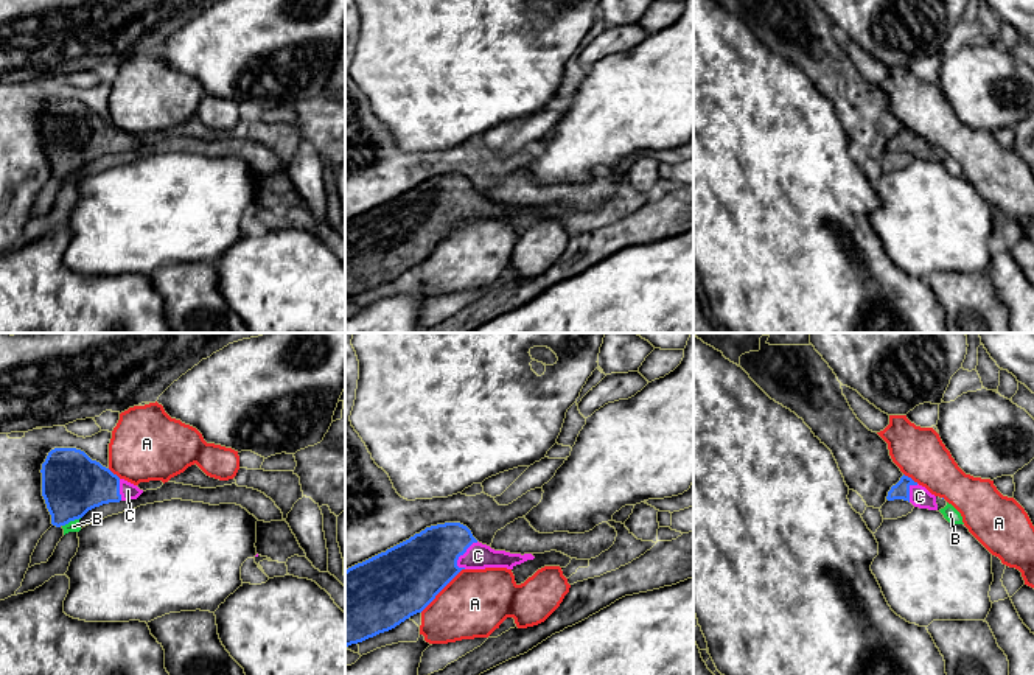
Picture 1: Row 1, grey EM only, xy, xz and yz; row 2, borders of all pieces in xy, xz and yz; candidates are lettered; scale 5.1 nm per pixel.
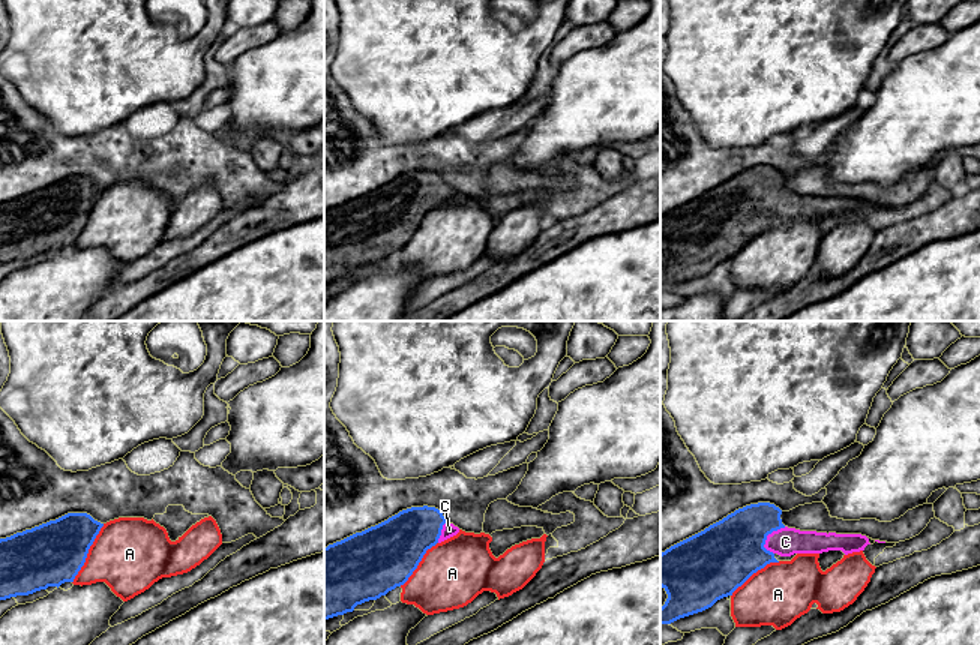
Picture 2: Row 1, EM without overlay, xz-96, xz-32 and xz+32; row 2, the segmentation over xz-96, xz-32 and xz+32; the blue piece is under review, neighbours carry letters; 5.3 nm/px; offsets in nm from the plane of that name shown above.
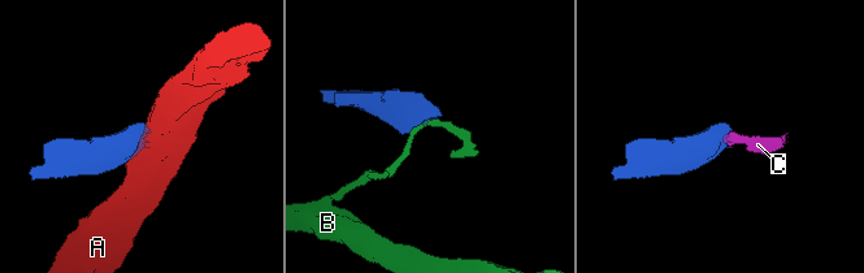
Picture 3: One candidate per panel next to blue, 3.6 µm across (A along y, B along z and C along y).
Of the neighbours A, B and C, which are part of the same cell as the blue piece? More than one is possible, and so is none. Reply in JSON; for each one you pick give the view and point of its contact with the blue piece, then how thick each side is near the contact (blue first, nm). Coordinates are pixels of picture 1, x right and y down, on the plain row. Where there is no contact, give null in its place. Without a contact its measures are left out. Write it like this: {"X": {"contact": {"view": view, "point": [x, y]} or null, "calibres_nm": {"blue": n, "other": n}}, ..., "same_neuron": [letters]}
{"C": {"contact": {"view": "xz", "point": [462, 206]}, "calibres_nm": {"blue": 320, "other": 140}}, "same_neuron": ["C"]}

